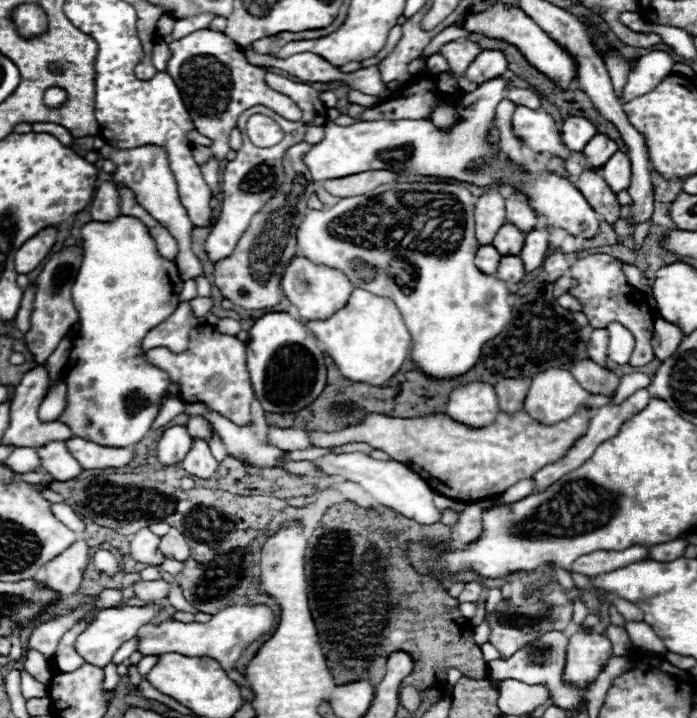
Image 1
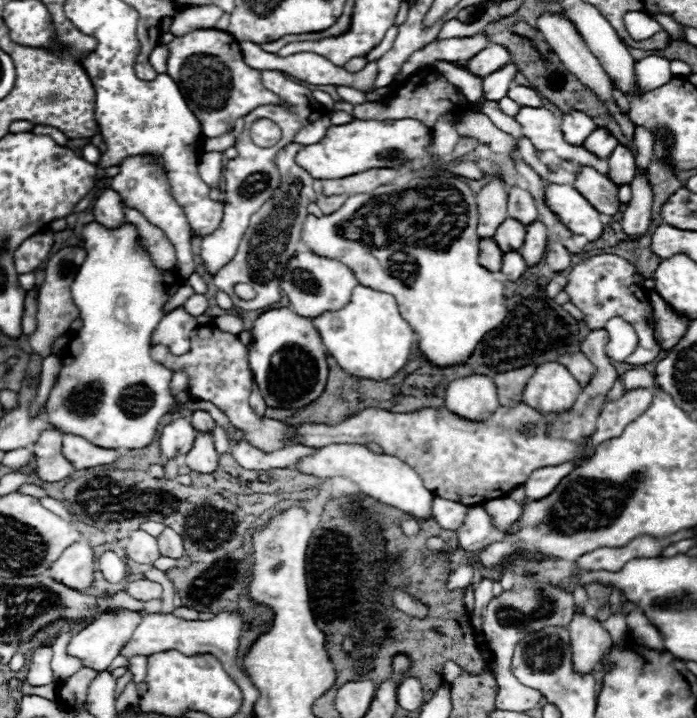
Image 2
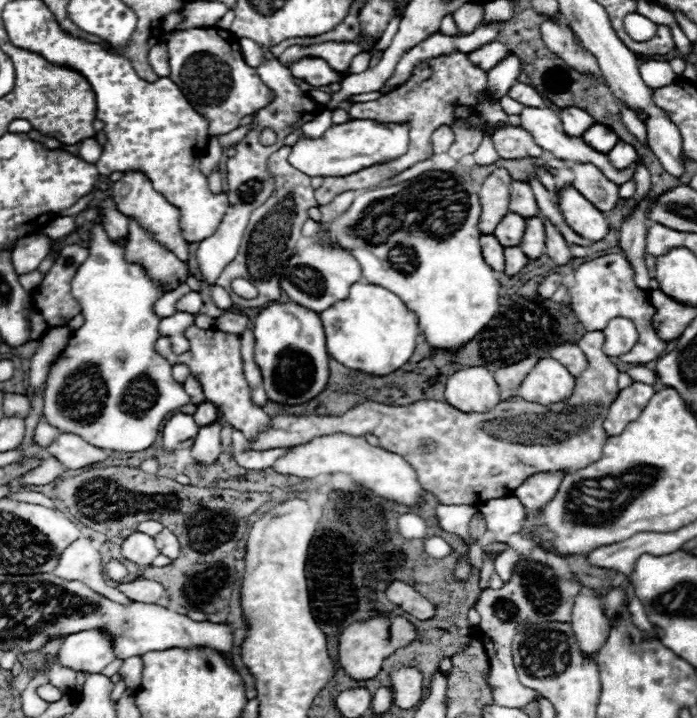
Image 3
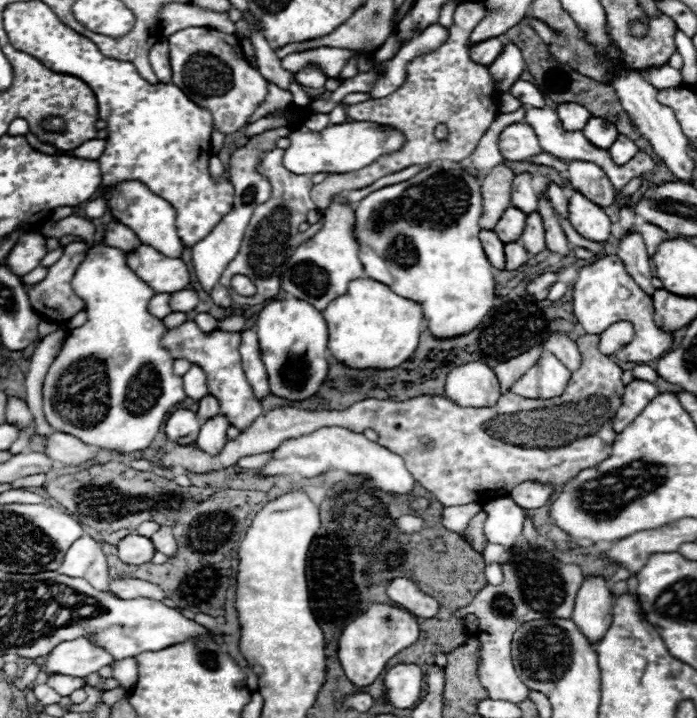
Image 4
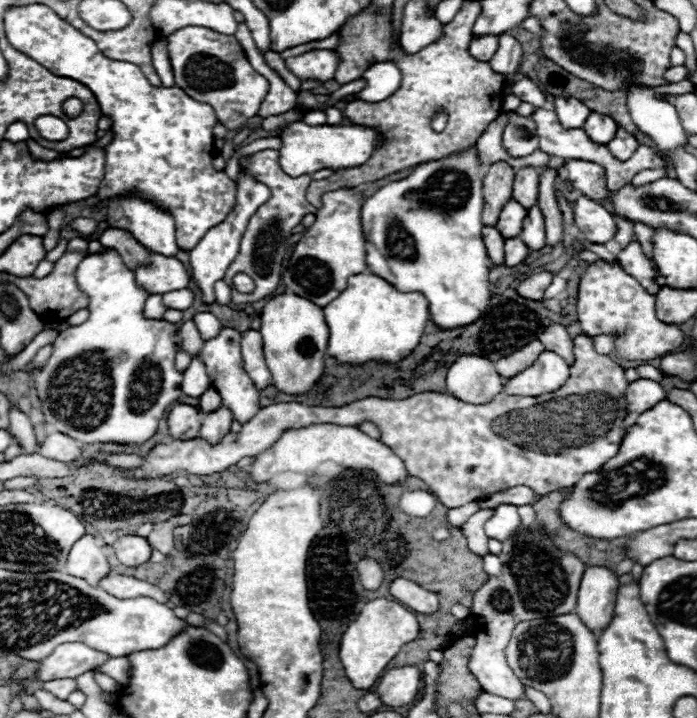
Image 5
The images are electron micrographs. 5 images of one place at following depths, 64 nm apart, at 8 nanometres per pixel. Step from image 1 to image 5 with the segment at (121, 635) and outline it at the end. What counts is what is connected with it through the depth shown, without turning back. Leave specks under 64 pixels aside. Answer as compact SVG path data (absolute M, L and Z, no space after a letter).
M66 642L54 650L48 658L40 662L36 678L54 680L54 678L78 678L84 672L90 672L104 664L110 656L96 652L94 648L82 642Z

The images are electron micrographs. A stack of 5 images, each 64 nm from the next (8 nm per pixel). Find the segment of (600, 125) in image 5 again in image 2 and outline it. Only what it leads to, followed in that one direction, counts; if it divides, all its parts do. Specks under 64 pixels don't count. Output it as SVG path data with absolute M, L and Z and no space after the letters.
M596 128L588 136L584 146L588 152L592 152L594 156L598 156L602 160L602 158L608 158L610 152L614 152L614 148L618 146L618 140L614 140L614 136L610 136L610 132L606 132L604 128Z

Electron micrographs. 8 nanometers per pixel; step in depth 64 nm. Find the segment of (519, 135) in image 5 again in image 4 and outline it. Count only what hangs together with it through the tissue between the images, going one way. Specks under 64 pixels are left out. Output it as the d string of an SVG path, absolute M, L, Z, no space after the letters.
M526 122L510 124L508 128L504 128L498 136L498 148L504 160L514 160L514 162L532 158L542 152L534 130Z

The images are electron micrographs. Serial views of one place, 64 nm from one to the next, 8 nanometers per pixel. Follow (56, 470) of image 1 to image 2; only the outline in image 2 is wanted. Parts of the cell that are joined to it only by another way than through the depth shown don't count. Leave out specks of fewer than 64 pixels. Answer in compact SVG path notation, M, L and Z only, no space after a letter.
M42 432L38 444L34 446L34 453L38 456L34 476L42 482L60 482L66 480L76 468L70 460L64 458L60 452L62 448L62 434L58 432Z

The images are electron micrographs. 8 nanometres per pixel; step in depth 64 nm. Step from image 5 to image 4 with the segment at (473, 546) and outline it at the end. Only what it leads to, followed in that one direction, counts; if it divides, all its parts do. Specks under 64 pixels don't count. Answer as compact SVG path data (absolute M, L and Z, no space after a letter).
M478 512L472 520L470 520L470 524L468 524L468 528L466 528L466 536L470 538L470 542L472 542L472 548L474 550L478 550L478 552L482 552L484 548L482 548L482 544L484 544L484 520L486 520L486 514L484 512Z

